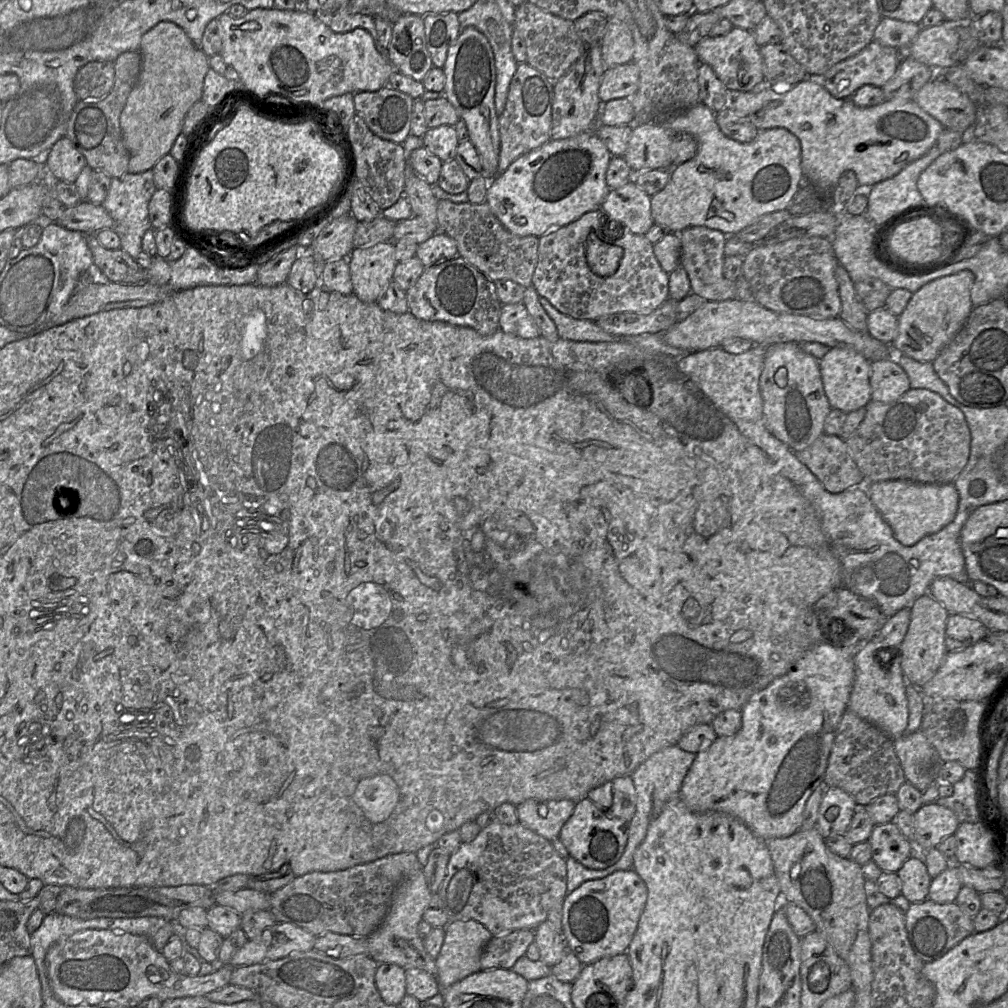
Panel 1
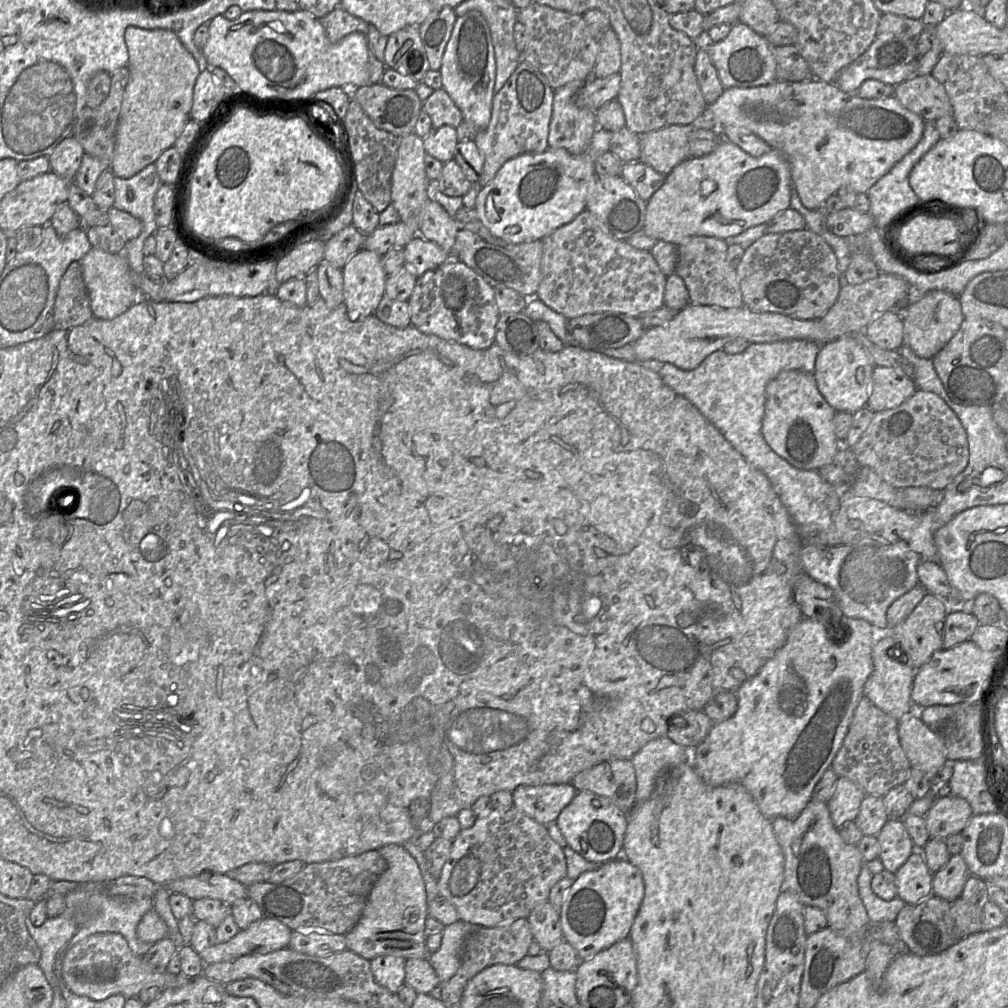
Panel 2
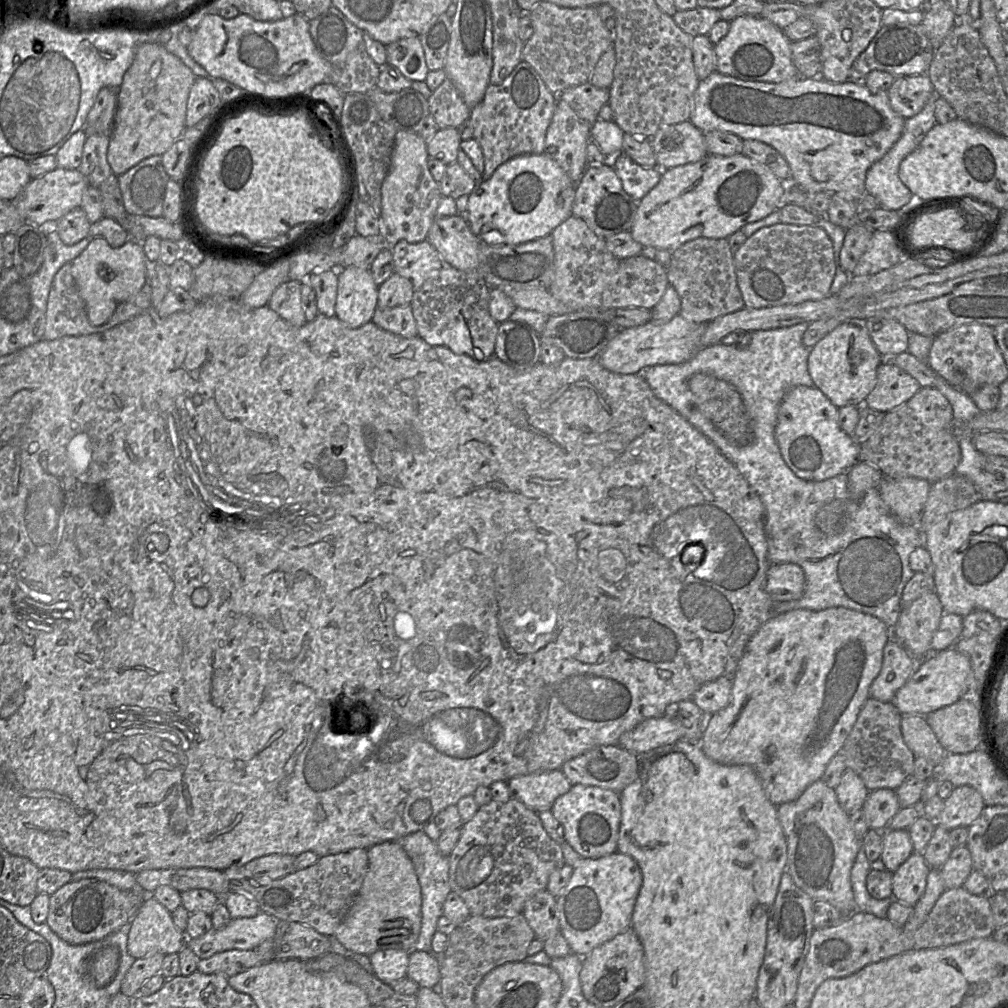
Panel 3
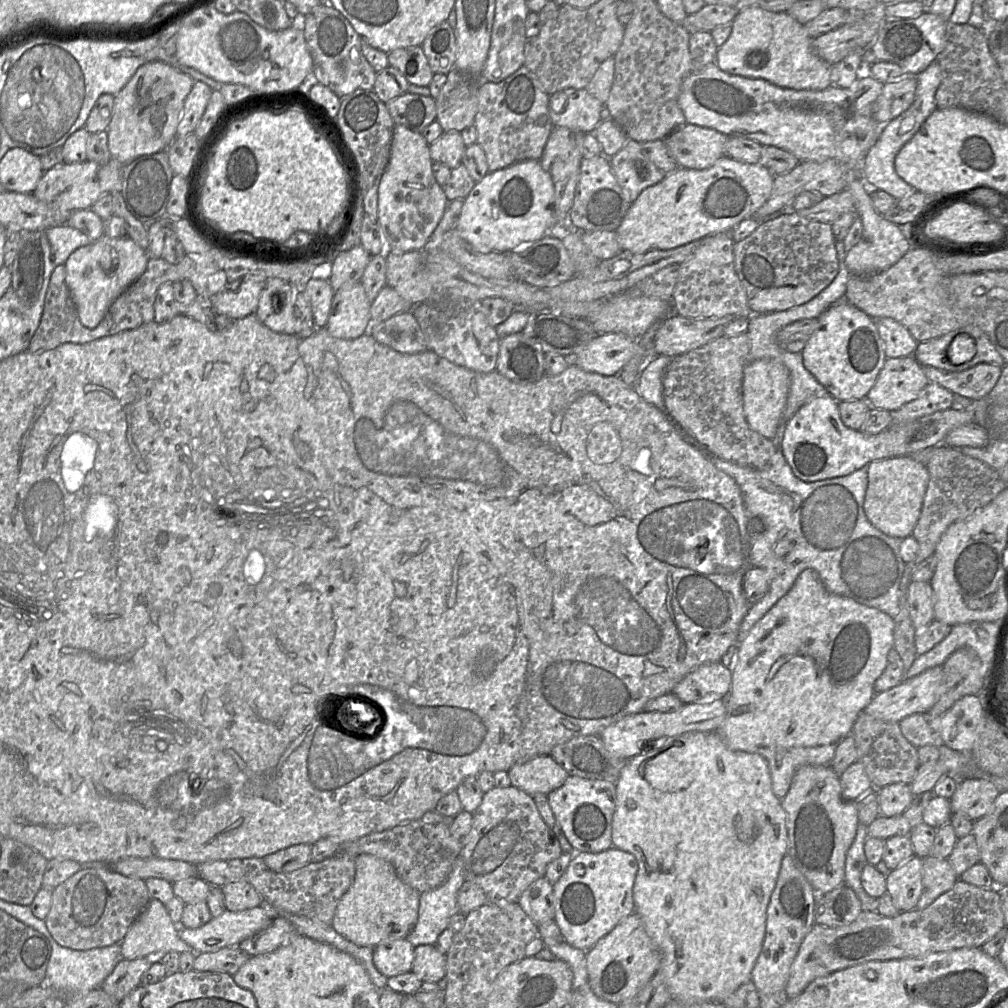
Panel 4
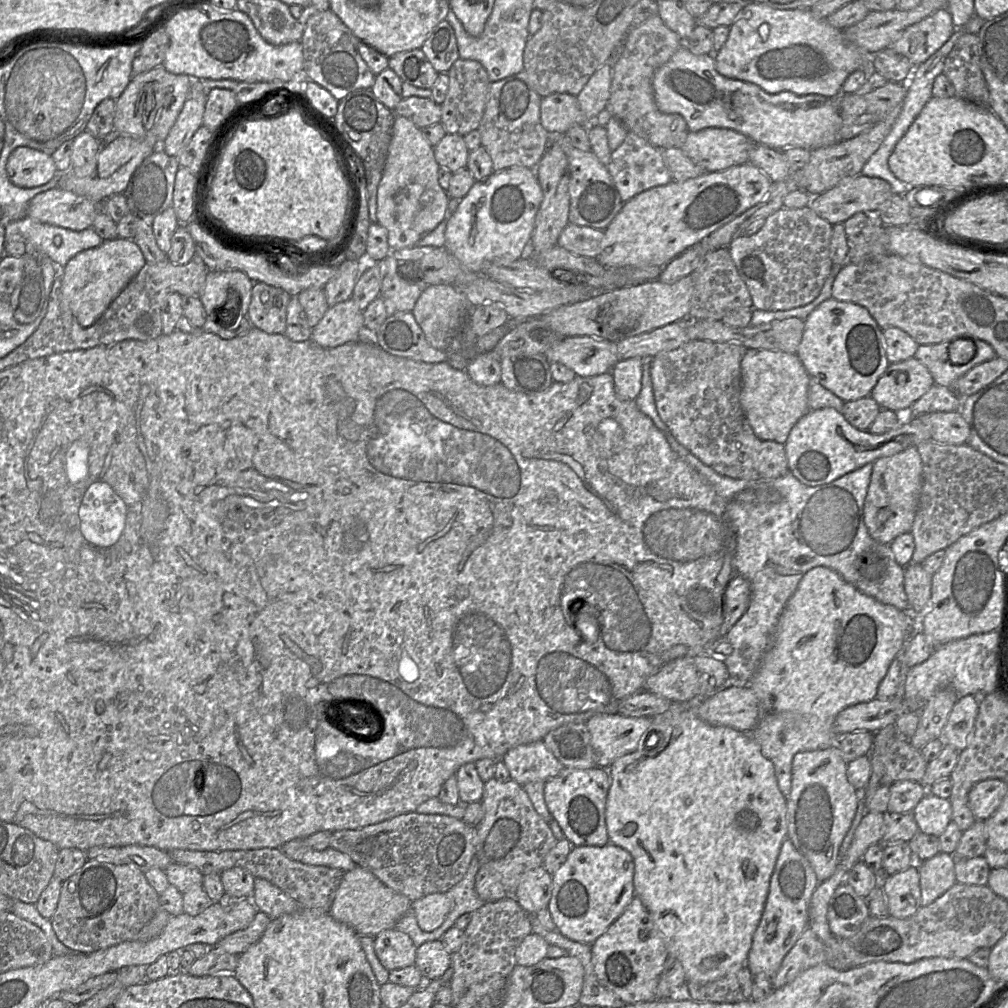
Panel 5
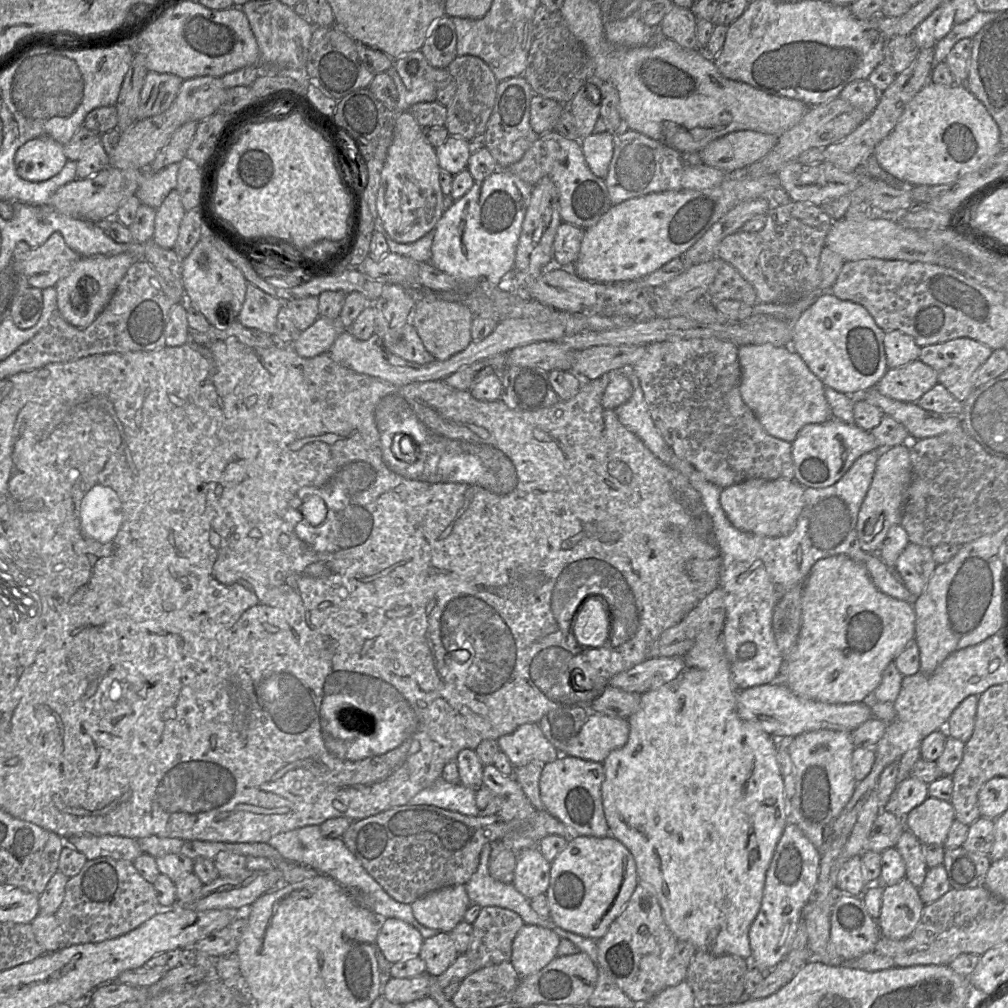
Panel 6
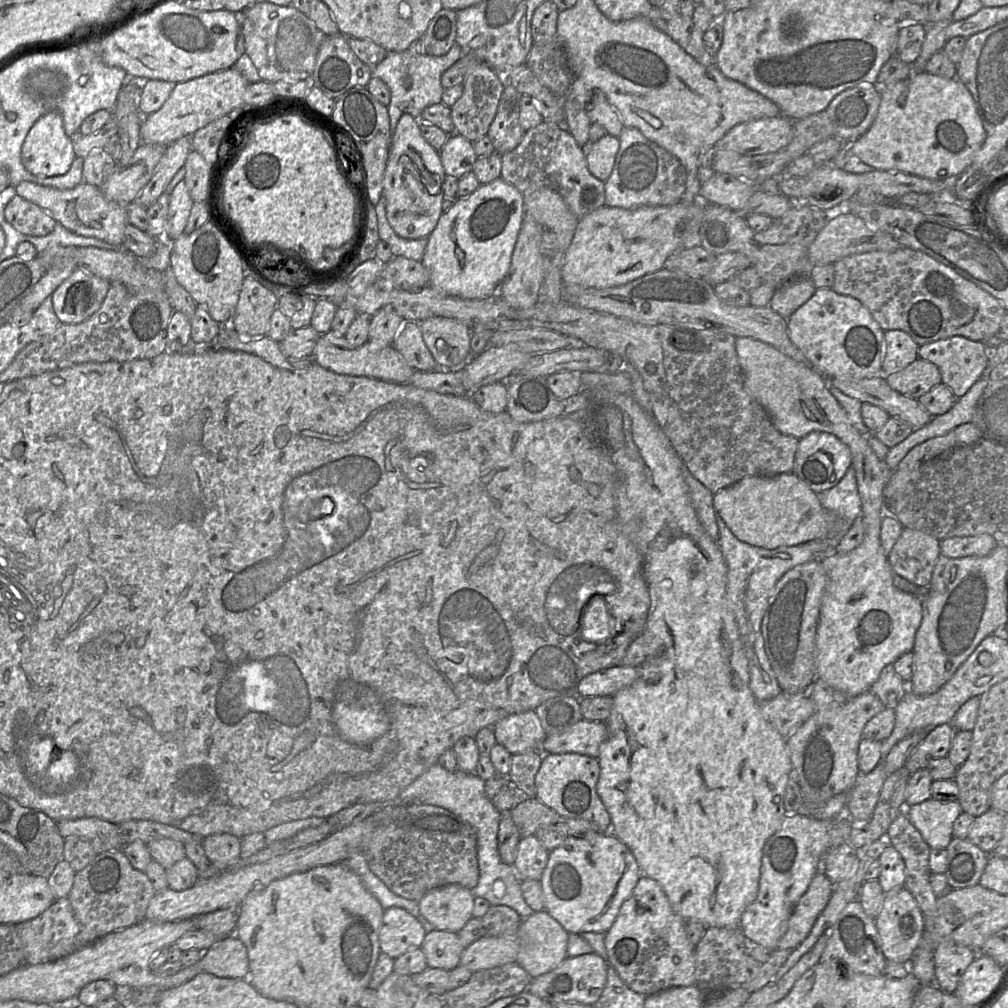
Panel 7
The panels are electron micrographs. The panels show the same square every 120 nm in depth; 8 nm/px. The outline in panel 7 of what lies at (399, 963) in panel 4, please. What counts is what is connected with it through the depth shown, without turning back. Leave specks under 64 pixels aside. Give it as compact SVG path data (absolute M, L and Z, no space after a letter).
M403 908L384 911L379 932L380 952L394 960L415 948L421 948L427 932L420 921Z

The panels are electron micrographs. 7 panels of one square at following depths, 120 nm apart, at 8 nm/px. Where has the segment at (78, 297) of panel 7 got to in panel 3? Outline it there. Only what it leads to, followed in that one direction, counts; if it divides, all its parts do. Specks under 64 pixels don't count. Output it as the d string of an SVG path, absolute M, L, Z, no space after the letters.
M102 237L92 238L87 248L71 261L71 273L85 303L89 322L93 326L101 326L109 321L118 304L135 296L147 282L147 259L142 242L129 239L121 247L113 248Z

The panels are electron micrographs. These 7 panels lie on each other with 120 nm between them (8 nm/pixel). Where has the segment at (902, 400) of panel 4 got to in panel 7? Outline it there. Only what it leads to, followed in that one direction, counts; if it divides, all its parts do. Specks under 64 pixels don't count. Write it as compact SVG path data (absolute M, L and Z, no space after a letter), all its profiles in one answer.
M919 357L907 367L883 375L893 390L914 399L920 398L942 382L939 368Z

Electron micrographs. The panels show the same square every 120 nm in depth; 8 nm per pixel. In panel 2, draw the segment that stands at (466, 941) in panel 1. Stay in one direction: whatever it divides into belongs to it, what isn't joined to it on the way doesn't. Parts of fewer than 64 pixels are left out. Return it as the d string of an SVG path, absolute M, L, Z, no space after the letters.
M458 920L444 927L439 949L429 955L440 984L447 982L459 969L464 943L474 927L481 926Z

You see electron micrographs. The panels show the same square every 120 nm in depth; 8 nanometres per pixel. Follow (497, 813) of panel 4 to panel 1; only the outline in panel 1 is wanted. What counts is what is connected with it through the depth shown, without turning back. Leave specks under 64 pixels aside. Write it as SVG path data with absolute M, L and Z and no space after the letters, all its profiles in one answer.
M492 821L480 830L475 839L467 843L461 842L456 851L449 855L445 877L440 889L434 894L439 894L442 901L442 906L448 916L449 921L476 920L483 924L493 936L498 936L519 929L531 929L534 931L540 923L547 920L548 911L554 904L563 903L564 897L567 895L566 884L566 861L555 851L550 841L523 826L519 822L513 825L507 825L497 821Z

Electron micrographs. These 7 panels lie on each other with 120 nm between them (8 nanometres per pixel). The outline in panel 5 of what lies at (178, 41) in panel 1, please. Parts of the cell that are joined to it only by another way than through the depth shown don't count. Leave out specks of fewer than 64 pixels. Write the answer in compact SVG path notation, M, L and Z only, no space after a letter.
M162 65L147 72L135 75L120 97L116 100L114 134L129 135L133 138L155 138L159 147L166 139L171 127L179 116L185 101L190 96L192 80L200 79L192 79L185 74L170 73Z

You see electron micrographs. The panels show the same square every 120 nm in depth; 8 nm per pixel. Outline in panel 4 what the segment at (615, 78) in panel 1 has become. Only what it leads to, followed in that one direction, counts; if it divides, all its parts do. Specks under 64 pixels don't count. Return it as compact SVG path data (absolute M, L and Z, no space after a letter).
M567 88L549 98L549 114L554 126L594 134L604 107L587 89Z

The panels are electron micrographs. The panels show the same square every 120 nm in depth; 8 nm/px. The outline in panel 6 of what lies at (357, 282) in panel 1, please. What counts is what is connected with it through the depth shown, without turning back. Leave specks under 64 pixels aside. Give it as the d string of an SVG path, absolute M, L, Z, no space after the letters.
M319 318L293 342L293 349L303 358L313 358L329 351L336 338L347 330L340 318Z

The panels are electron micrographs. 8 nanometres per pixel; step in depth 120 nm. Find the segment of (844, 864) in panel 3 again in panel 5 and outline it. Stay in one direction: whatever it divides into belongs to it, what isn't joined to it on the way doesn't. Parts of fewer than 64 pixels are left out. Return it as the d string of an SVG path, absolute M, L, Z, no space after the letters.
M837 745L814 751L801 751L792 760L791 791L787 800L787 837L808 860L819 882L835 872L839 848L855 817L861 792L847 779L847 762Z

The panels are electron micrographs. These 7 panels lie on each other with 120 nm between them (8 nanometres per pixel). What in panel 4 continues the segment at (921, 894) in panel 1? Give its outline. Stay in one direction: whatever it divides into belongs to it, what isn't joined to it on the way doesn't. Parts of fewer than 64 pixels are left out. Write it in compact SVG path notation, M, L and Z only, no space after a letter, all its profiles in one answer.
M912 856L886 877L886 893L900 912L915 909L922 891L922 859L917 856Z

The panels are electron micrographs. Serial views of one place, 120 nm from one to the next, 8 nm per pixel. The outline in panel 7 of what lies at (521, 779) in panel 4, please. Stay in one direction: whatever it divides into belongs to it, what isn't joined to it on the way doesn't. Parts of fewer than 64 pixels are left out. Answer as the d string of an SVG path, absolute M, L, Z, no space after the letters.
M534 710L505 717L493 729L496 743L502 745L511 755L543 751L542 744L547 734Z

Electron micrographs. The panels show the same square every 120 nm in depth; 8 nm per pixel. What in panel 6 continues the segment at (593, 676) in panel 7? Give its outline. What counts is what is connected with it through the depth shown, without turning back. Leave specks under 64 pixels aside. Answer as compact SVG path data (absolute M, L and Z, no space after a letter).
M682 656L654 657L613 676L609 686L643 694L673 681L684 669Z

